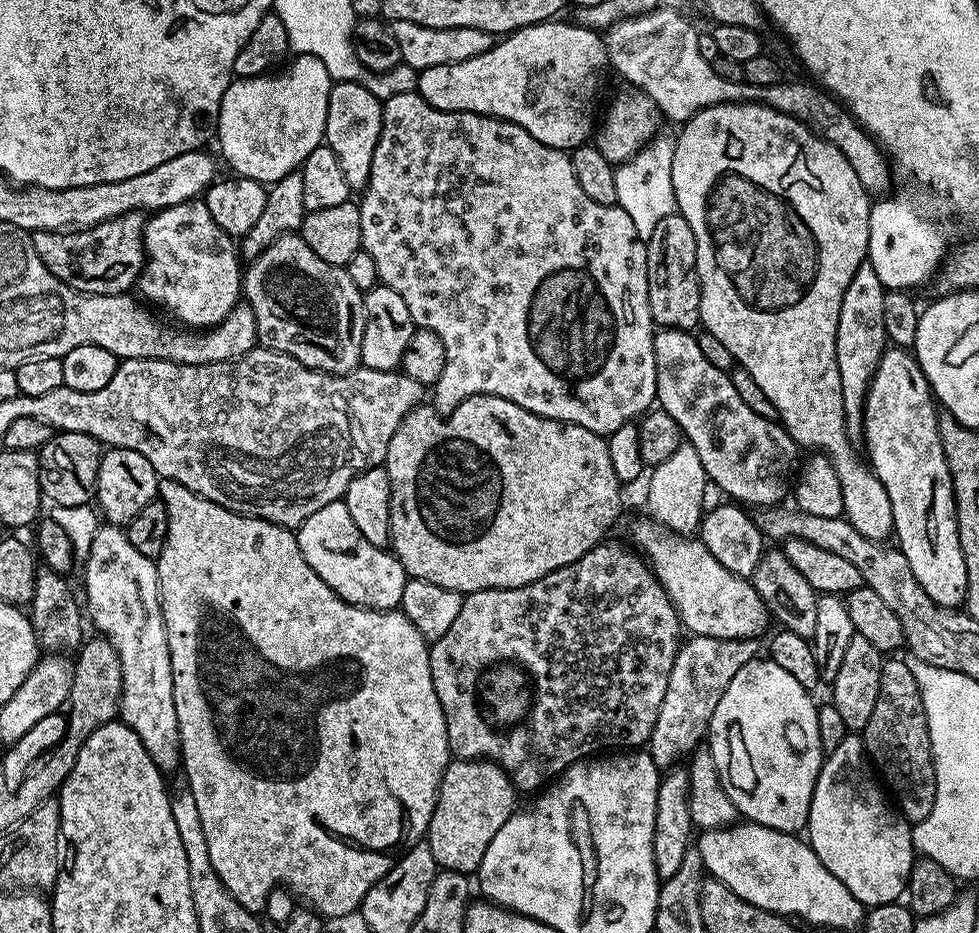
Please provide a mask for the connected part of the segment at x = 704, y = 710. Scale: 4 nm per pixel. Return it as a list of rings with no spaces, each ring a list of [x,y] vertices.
[[[692,636],[676,649],[670,682],[666,682],[666,698],[662,698],[652,737],[646,745],[657,768],[667,770],[673,767],[683,752],[691,754],[705,743],[708,723],[714,718],[718,702],[722,702],[722,694],[726,694],[726,686],[730,686],[730,678],[734,678],[746,662],[757,659],[756,644],[755,639],[723,640]]]

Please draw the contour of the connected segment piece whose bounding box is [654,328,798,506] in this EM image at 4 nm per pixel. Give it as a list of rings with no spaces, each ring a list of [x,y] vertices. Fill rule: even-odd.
[[[660,328],[654,335],[654,366],[656,367],[656,399],[659,411],[670,414],[674,422],[678,422],[683,439],[694,446],[702,466],[706,470],[709,481],[725,492],[725,497],[739,502],[741,505],[776,506],[790,488],[798,446],[784,429],[784,425],[762,418],[762,414],[754,414],[746,402],[742,402],[738,390],[734,390],[734,382],[728,372],[718,370],[718,366],[710,366],[702,355],[702,346],[698,346],[696,336],[684,330]]]

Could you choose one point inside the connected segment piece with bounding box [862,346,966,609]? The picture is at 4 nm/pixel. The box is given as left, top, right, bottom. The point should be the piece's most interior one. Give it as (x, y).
(901, 427)

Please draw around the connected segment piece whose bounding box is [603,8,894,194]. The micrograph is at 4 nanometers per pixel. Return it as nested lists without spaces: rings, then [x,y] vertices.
[[[659,8],[657,12],[621,18],[603,33],[611,71],[616,71],[624,79],[621,81],[627,82],[631,87],[641,88],[646,94],[650,94],[665,121],[683,122],[695,112],[719,104],[759,102],[782,114],[793,116],[795,120],[801,120],[823,140],[829,140],[834,146],[838,146],[838,150],[846,154],[846,162],[854,166],[858,182],[862,182],[868,193],[887,193],[884,191],[887,190],[888,183],[894,180],[890,161],[884,149],[853,119],[843,104],[812,82],[785,82],[767,88],[754,84],[735,84],[726,82],[726,78],[718,78],[718,74],[714,74],[712,69],[712,61],[702,58],[698,50],[698,28],[680,15],[684,14],[670,8]]]

